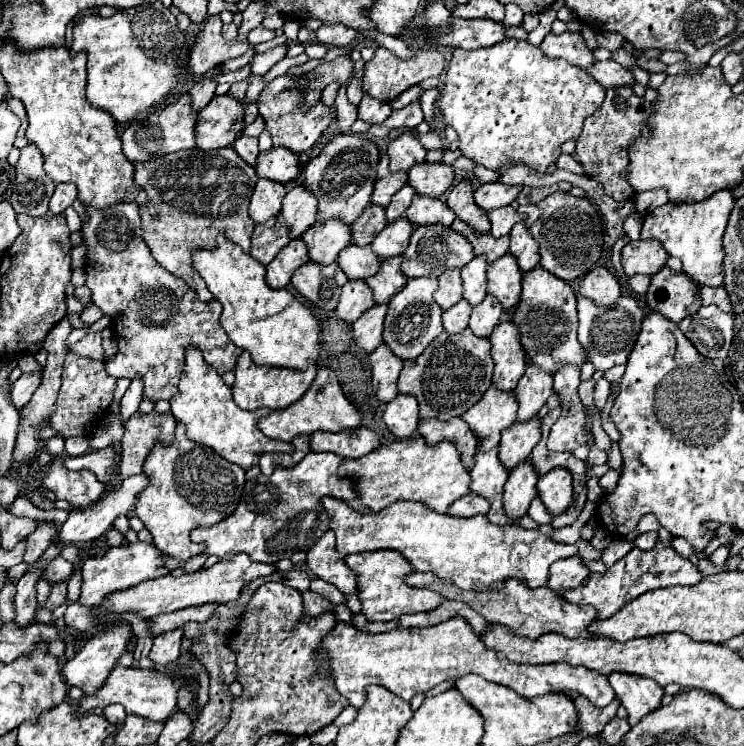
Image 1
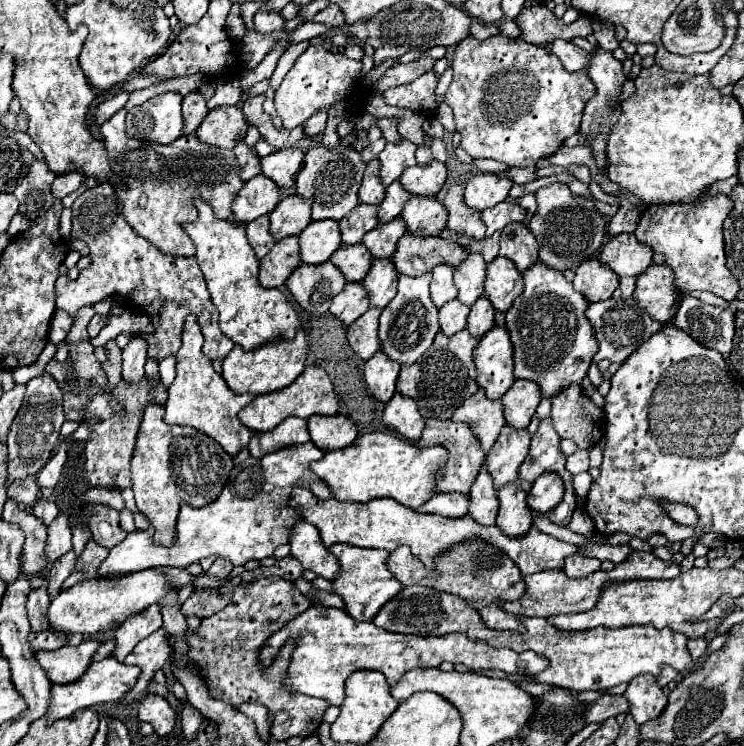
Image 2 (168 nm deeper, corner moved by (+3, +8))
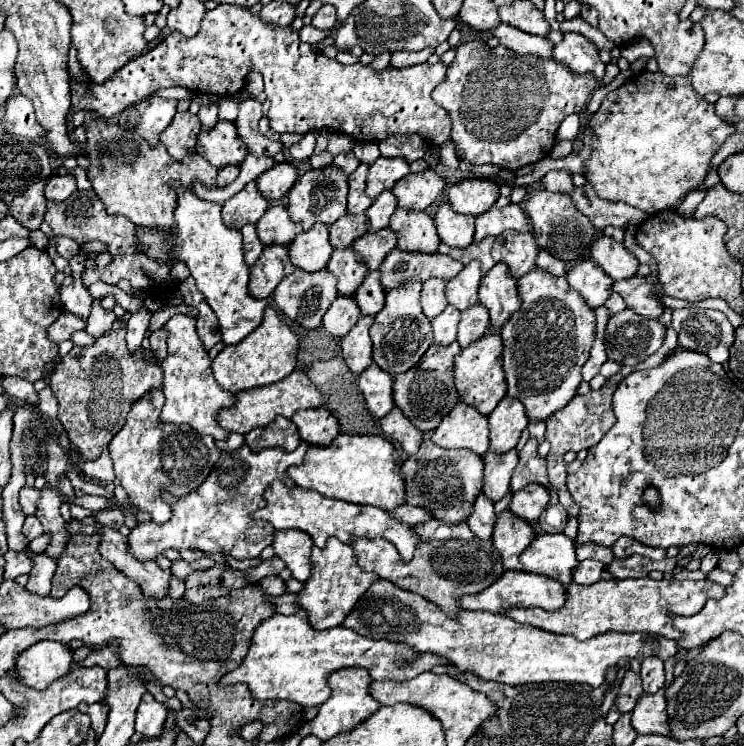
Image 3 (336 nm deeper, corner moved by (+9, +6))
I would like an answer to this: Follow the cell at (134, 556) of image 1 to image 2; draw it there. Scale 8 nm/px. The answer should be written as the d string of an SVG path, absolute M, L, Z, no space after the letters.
M314 442L288 446L278 452L264 454L260 460L248 456L242 464L238 464L238 468L234 466L230 470L228 482L214 502L206 504L204 508L192 508L188 504L180 506L176 542L170 548L154 542L154 528L134 530L126 536L126 540L110 550L108 558L98 568L100 574L132 574L158 566L184 568L192 562L200 562L210 554L228 558L234 566L272 556L280 544L288 544L288 532L300 520L300 516L288 506L288 498L294 486L308 488L314 494L320 494L320 498L332 498L324 482L320 482L320 478L316 478L316 474L310 470L310 462L320 460L322 456L324 452L316 448Z

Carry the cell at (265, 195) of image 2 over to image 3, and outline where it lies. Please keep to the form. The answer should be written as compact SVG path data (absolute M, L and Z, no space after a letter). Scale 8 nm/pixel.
M250 182L238 194L224 202L222 218L228 228L240 230L244 224L258 222L258 218L266 212L268 206L268 200L256 188L256 182Z

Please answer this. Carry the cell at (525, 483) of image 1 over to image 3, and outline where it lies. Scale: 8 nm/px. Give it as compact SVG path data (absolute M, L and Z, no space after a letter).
M504 510L496 516L496 526L492 534L492 542L502 554L502 562L508 570L522 568L518 562L518 556L524 552L524 548L534 540L534 530L528 522L520 520L512 512Z

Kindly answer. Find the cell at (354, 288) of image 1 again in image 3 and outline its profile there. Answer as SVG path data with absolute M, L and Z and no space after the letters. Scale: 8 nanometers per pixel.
M338 296L334 304L328 308L322 324L332 336L346 336L350 328L356 324L360 316L360 308L352 296Z

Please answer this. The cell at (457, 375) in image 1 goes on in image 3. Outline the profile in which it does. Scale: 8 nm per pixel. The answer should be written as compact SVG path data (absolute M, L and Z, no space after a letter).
M452 342L448 346L432 344L424 352L422 360L414 368L410 368L410 372L404 372L394 378L394 404L422 432L434 430L442 422L446 412L450 412L450 408L460 400L458 388L454 384L454 358L460 350L462 348L458 342Z

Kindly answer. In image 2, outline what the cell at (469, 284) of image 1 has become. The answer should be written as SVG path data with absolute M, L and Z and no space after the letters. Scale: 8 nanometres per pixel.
M468 254L468 258L456 268L454 284L458 288L458 300L472 306L484 294L486 262L480 254Z

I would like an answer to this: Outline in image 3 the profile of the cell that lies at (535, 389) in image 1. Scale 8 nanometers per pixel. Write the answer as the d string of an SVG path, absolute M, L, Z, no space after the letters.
M510 396L502 398L502 402L494 408L488 420L490 420L490 450L494 452L512 450L528 424L522 402Z

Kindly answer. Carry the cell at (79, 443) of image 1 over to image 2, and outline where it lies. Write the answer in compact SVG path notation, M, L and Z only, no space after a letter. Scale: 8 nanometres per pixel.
M68 442L60 444L60 450L55 453L40 470L37 475L37 483L40 487L55 488L67 459Z

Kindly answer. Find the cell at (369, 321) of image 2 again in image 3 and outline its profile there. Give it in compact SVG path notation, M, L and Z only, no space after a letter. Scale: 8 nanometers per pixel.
M360 316L354 328L340 342L344 360L354 374L360 374L364 368L372 364L372 340L368 336L372 324L374 324L372 316Z

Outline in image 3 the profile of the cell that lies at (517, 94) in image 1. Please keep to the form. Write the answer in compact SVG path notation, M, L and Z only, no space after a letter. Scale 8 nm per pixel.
M470 40L456 48L456 58L448 66L444 82L440 82L432 98L452 118L452 140L470 164L494 164L504 170L518 170L546 158L556 142L560 122L584 110L598 82L592 74L576 74L556 60L542 60L534 56L520 56L506 46L488 48L482 40Z

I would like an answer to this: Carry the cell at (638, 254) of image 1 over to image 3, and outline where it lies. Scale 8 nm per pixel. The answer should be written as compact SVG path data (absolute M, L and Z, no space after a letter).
M600 236L590 248L590 260L594 260L612 280L632 278L638 272L638 260L630 254L622 242L610 236Z

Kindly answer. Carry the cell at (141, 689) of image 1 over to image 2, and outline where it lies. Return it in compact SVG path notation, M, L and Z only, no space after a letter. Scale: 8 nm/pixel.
M104 658L102 662L92 662L88 666L88 670L72 684L54 684L52 686L52 700L46 712L46 722L52 724L60 718L72 716L76 710L94 706L94 704L104 704L104 702L118 702L120 698L124 698L124 694L136 684L136 674L140 670L136 670L136 666L126 666L116 662L116 658Z

